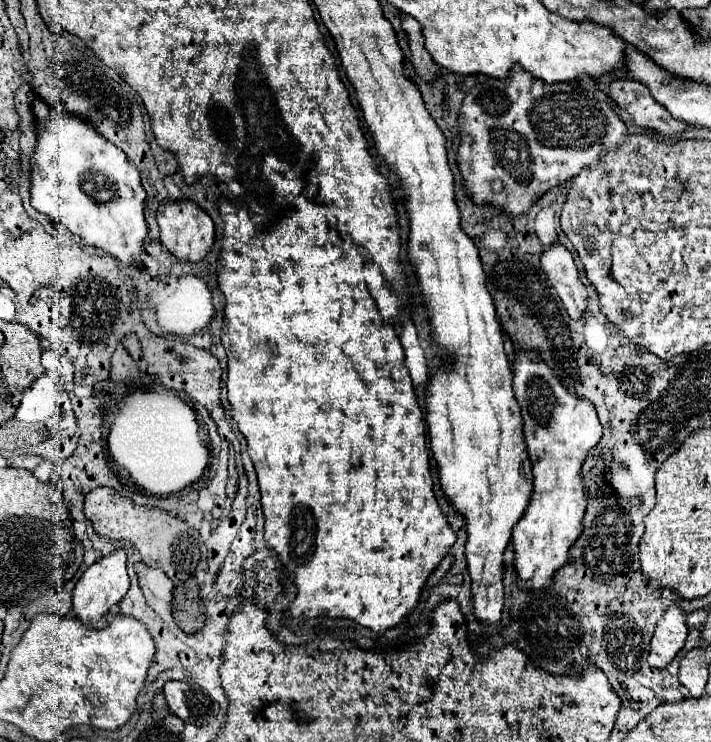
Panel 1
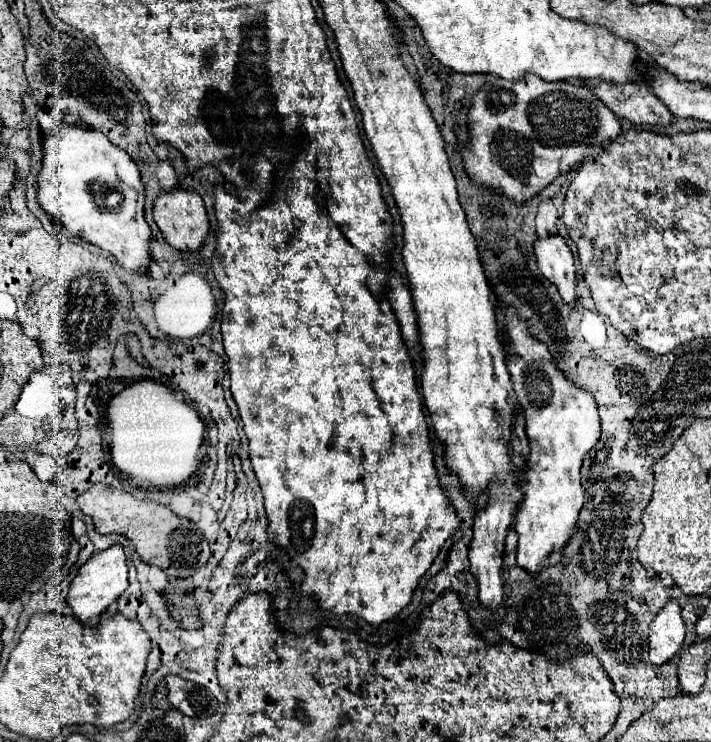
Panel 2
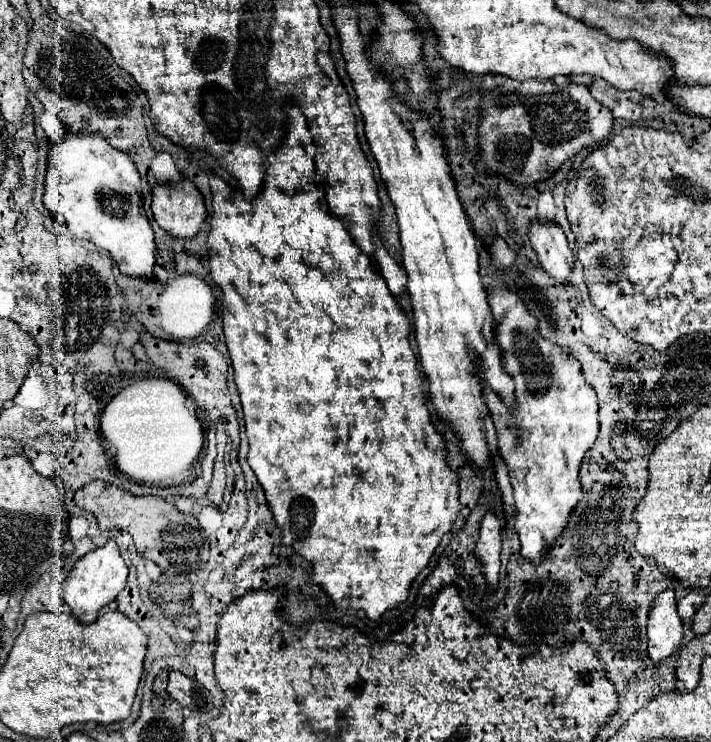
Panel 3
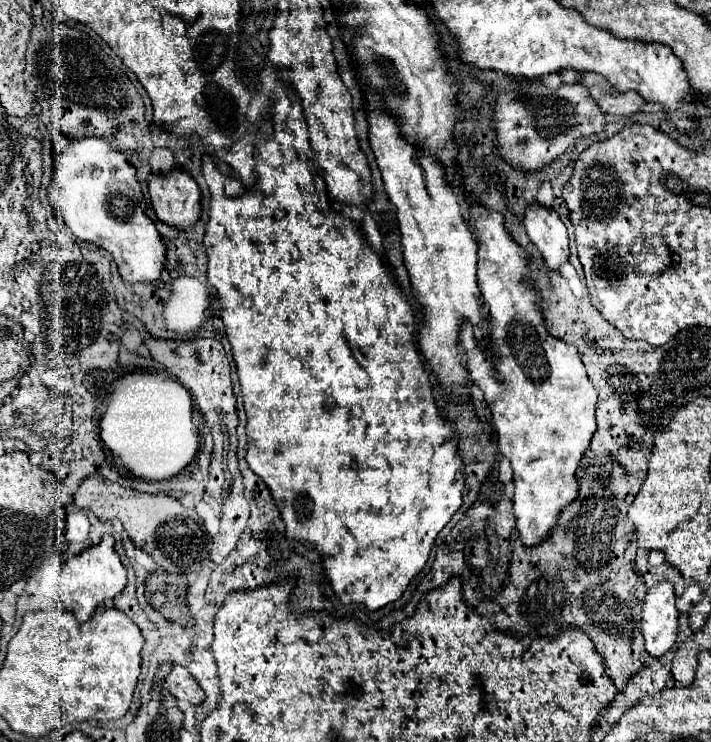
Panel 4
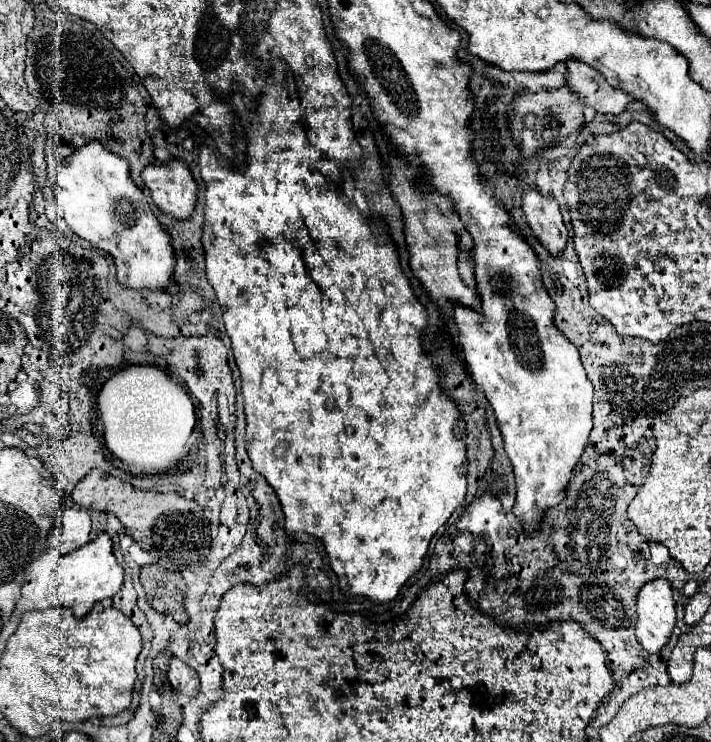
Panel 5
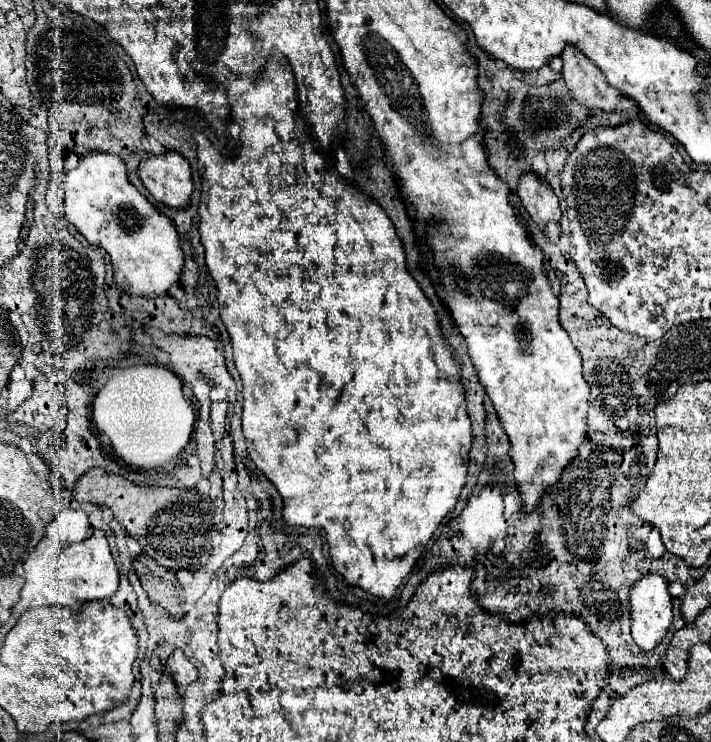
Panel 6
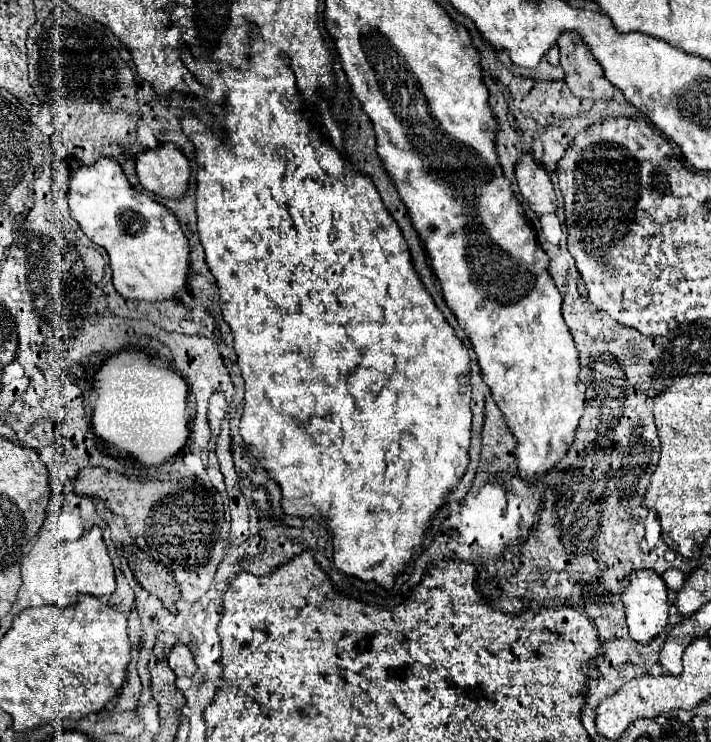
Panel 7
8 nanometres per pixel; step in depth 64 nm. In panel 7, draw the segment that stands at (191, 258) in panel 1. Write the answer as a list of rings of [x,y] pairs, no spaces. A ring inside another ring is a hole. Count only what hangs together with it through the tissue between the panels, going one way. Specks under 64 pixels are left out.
[[[160,144],[160,148],[156,148],[156,150],[146,150],[146,152],[138,154],[136,156],[136,172],[138,172],[138,180],[140,180],[142,188],[146,188],[158,196],[178,200],[188,190],[190,164],[188,164],[186,156],[174,144]]]

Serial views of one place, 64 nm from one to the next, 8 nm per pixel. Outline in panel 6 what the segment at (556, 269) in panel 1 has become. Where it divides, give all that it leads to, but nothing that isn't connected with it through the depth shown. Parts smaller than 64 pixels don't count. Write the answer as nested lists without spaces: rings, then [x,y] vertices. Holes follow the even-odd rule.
[[[528,172],[520,178],[518,196],[538,228],[544,230],[548,222],[560,222],[562,212],[556,194],[548,184],[542,184],[534,172]]]

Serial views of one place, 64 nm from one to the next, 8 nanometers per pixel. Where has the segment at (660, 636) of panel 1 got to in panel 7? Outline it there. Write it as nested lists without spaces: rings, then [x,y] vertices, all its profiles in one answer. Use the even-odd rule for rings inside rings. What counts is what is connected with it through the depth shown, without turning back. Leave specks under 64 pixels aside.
[[[652,570],[632,572],[630,584],[622,594],[622,602],[626,608],[626,620],[630,628],[630,636],[640,644],[650,644],[668,624],[668,588],[664,580]]]

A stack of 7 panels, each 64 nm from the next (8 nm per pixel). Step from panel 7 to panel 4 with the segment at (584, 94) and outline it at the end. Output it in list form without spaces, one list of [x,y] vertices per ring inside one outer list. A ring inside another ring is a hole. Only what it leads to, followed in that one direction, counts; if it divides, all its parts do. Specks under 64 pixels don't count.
[[[584,72],[580,84],[590,90],[590,96],[598,102],[598,106],[606,114],[634,116],[646,104],[644,98],[636,96],[636,92],[620,92],[620,90],[612,88],[612,84],[608,84],[608,80],[604,76],[600,76],[600,74]]]

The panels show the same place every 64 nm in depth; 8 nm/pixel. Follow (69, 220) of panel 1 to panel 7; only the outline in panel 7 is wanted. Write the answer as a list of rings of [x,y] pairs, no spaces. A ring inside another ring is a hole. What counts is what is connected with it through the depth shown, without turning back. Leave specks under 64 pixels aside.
[[[100,158],[72,172],[68,204],[70,216],[80,224],[82,232],[108,252],[114,288],[124,298],[160,302],[186,290],[190,248],[176,216],[146,194],[134,192],[114,158]]]

